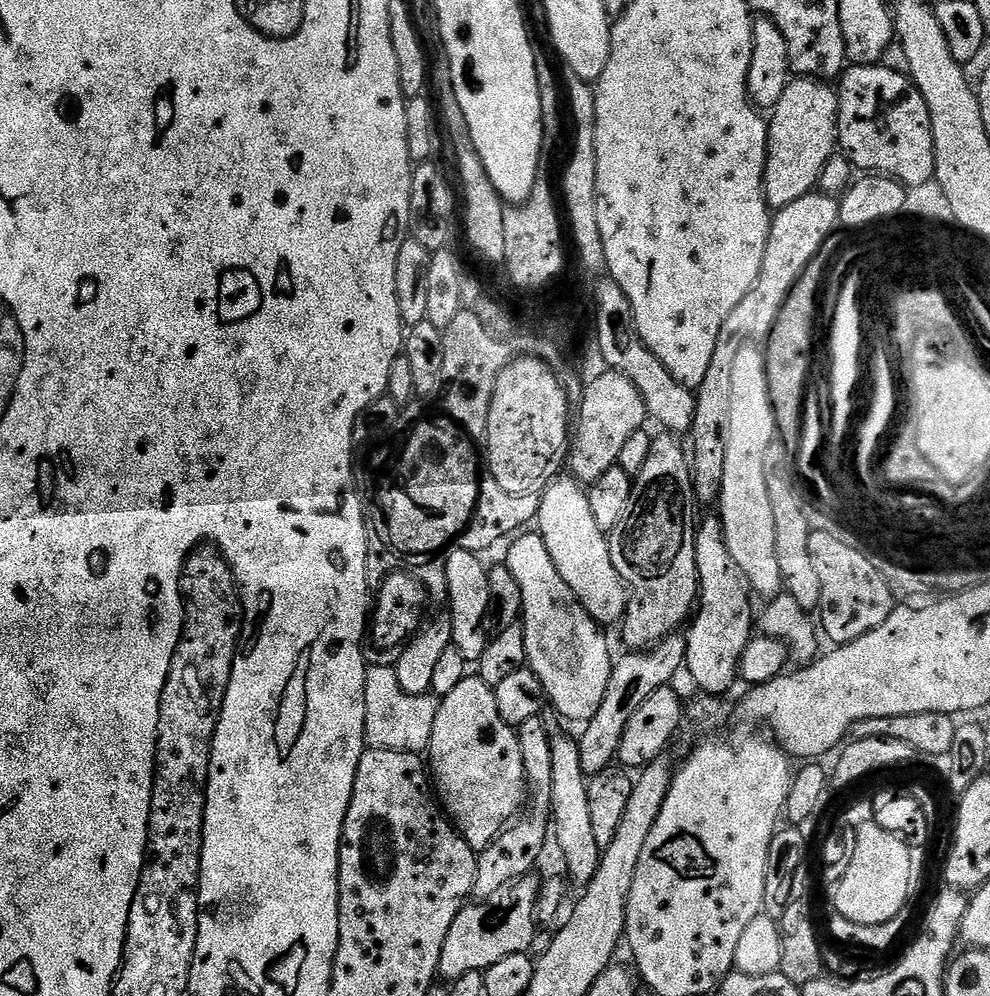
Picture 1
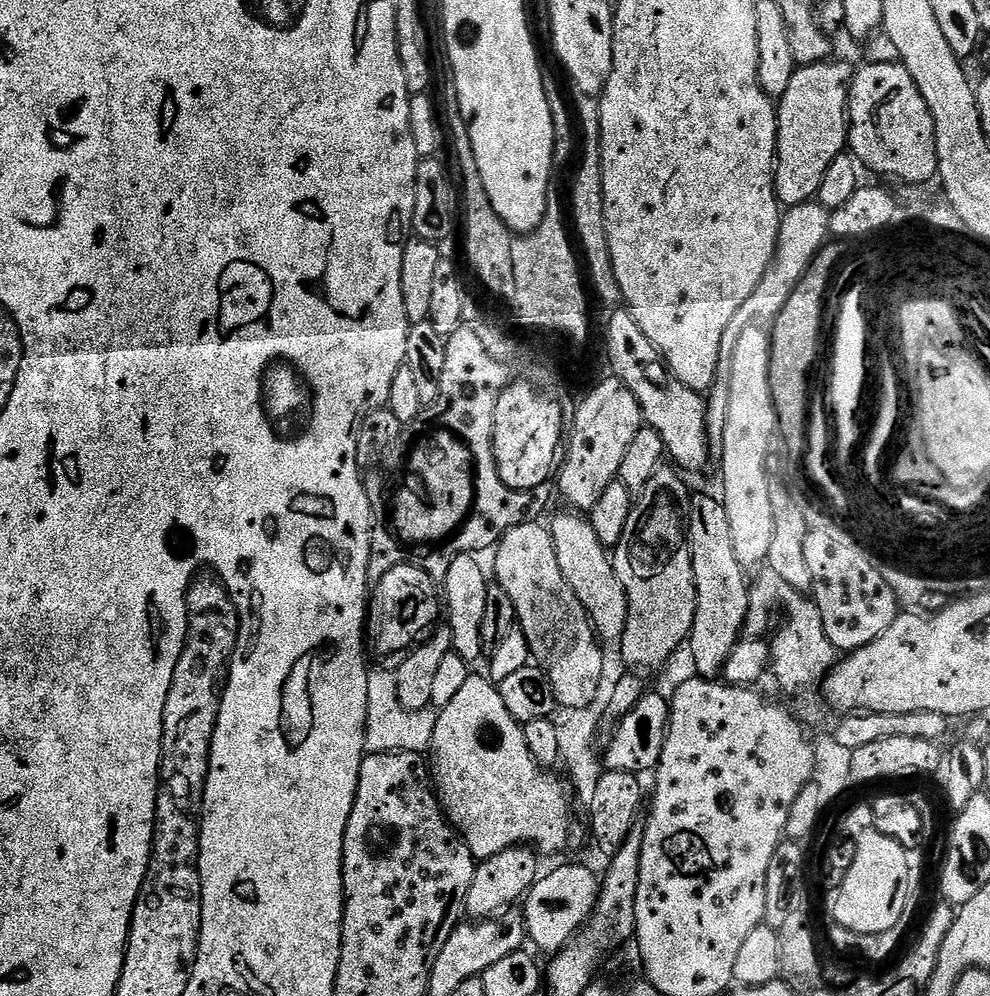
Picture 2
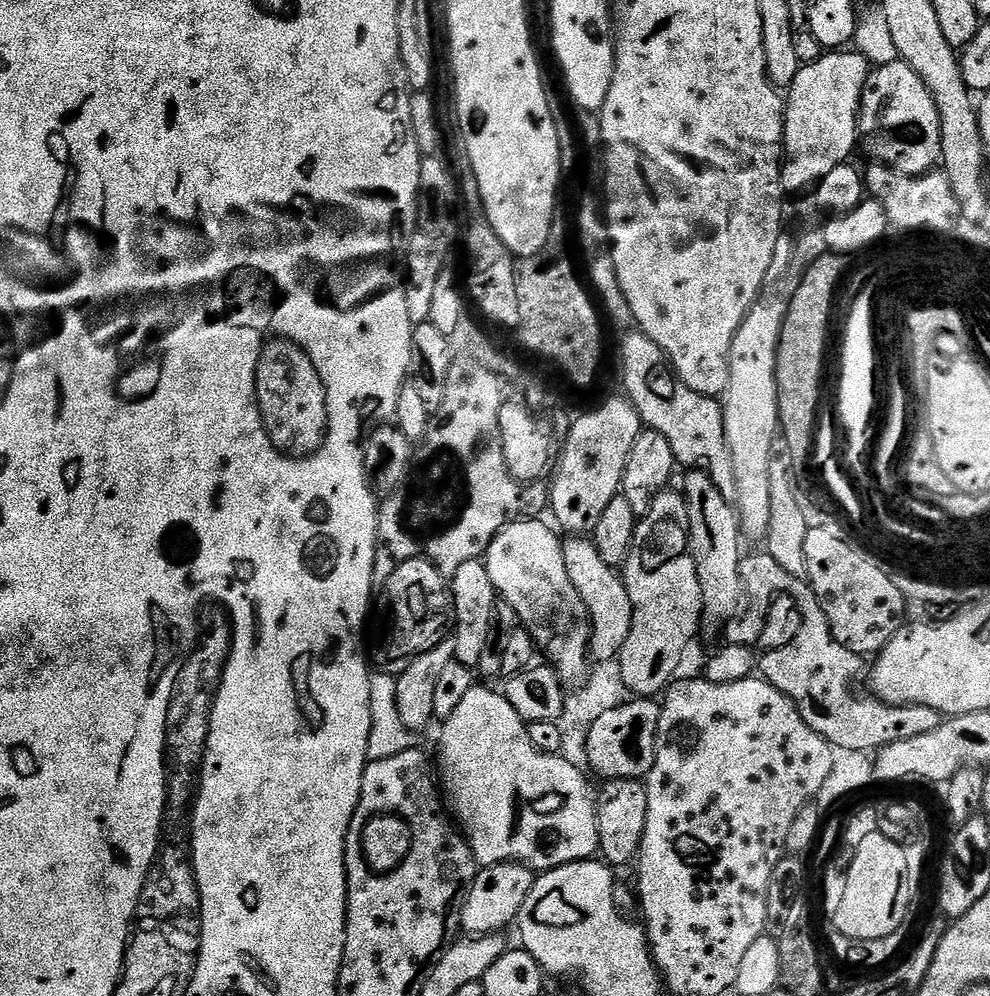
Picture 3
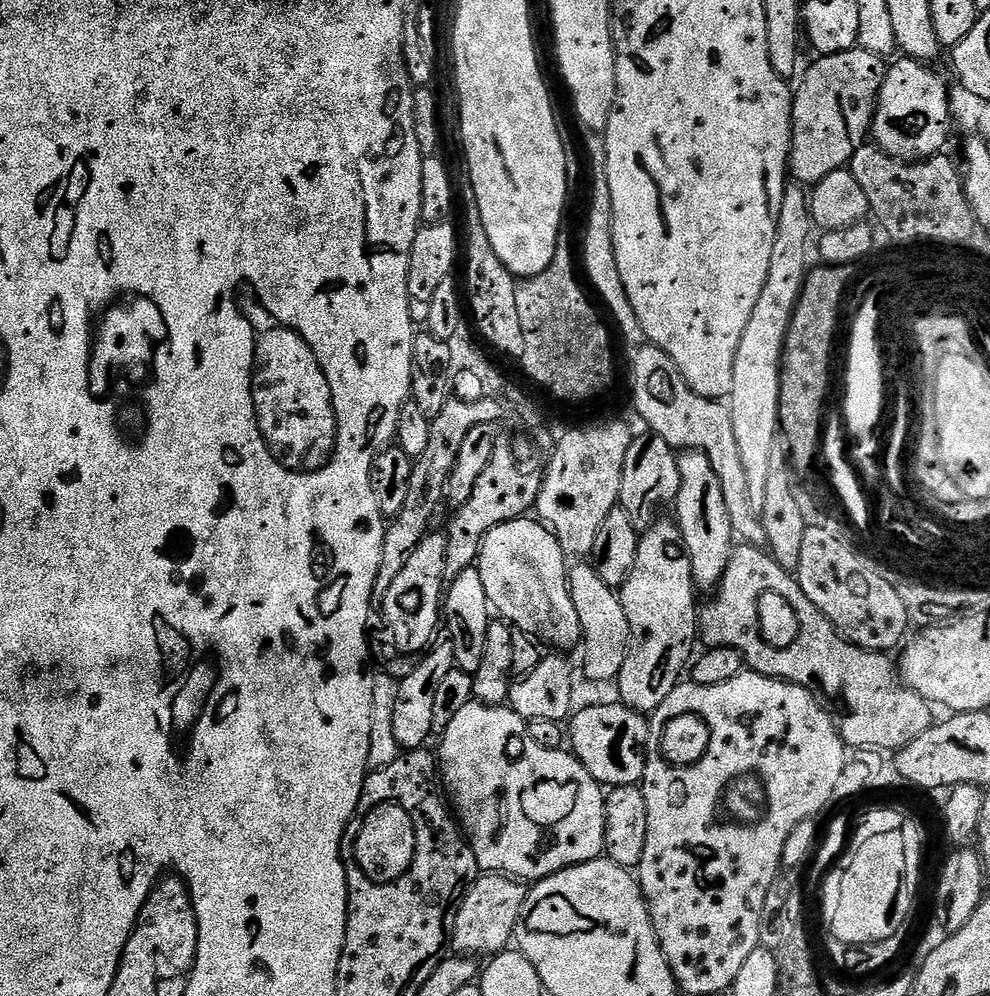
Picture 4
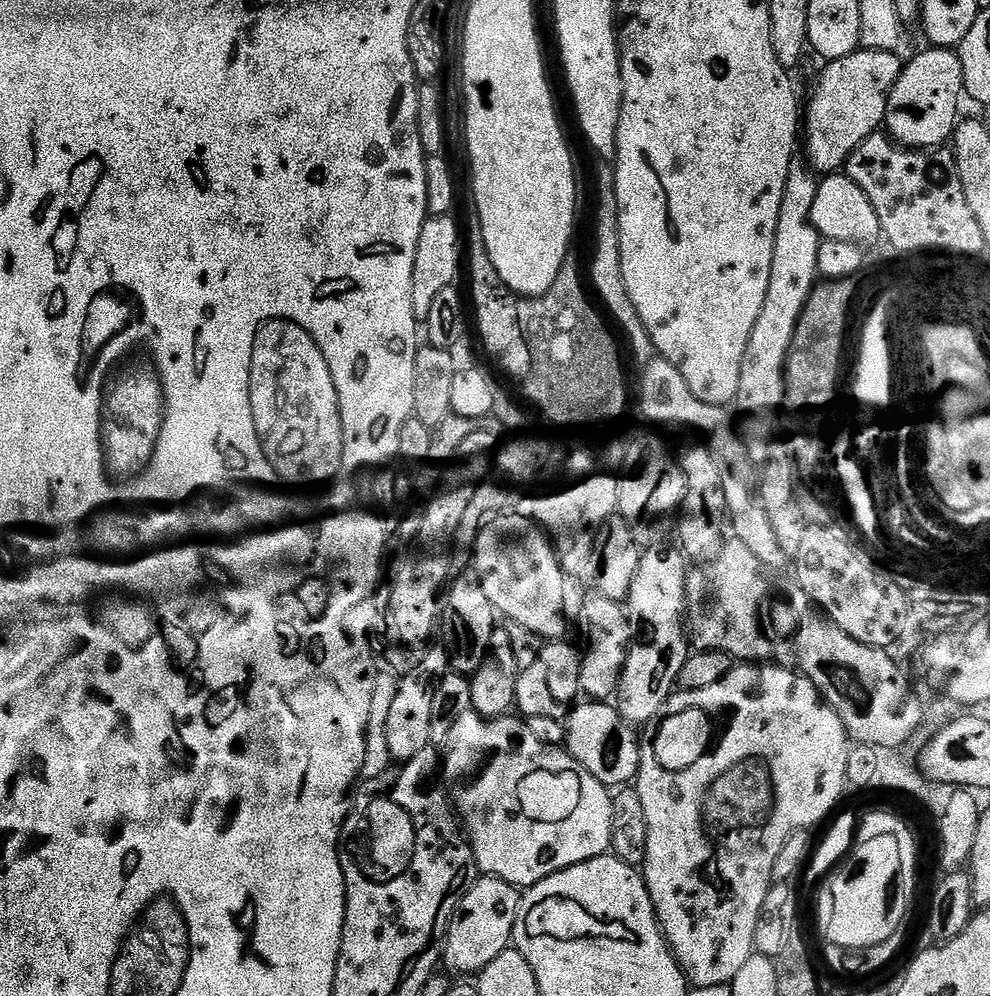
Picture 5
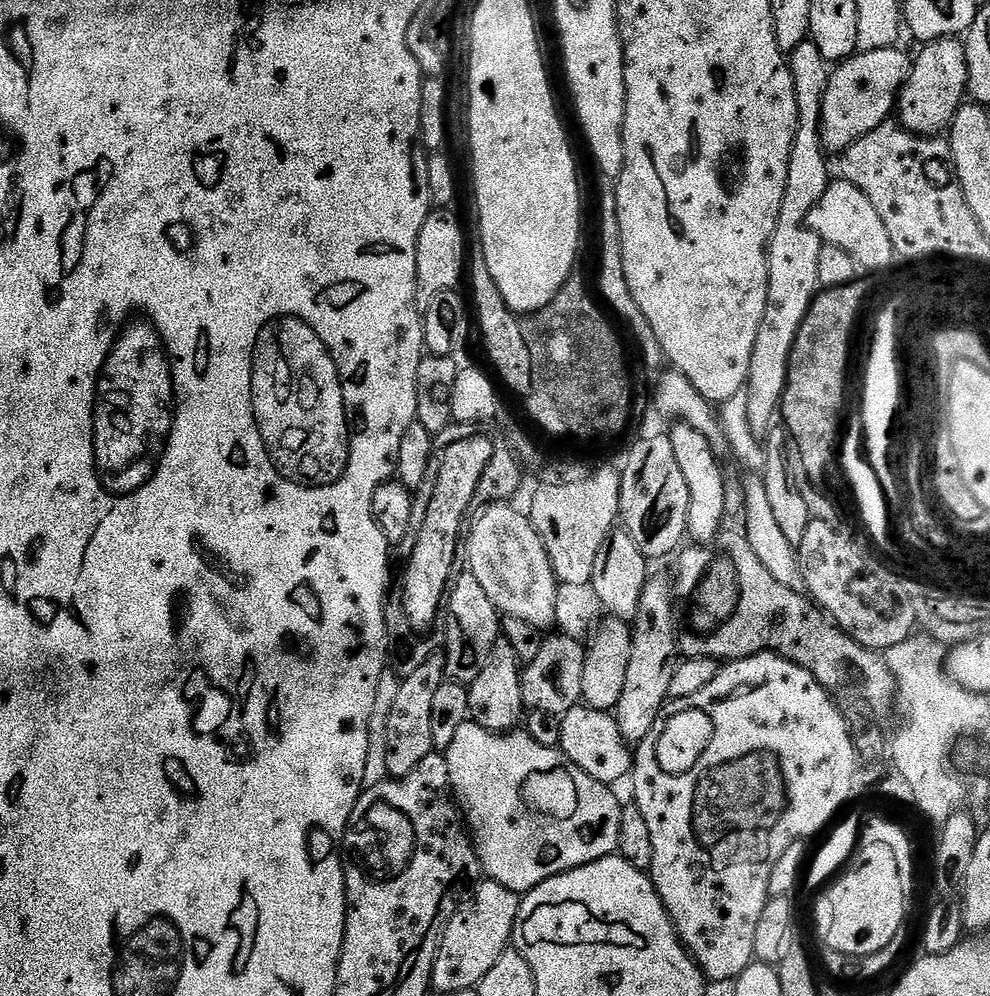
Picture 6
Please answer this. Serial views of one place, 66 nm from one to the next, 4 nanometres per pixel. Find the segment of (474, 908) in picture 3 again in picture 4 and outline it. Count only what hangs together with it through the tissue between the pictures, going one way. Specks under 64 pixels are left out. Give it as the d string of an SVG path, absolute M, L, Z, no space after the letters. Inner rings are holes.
M498 872L477 875L457 907L450 933L451 947L456 947L453 949L457 953L471 954L476 958L491 958L505 951L513 943L516 923L527 897L528 888L513 877Z

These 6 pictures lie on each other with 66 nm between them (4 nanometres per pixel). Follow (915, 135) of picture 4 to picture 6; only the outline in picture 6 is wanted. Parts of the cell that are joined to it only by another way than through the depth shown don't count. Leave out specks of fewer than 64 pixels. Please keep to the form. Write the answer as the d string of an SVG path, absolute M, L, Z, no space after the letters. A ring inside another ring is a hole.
M960 38L933 40L923 45L920 53L915 53L912 70L900 87L898 97L898 119L907 132L935 137L952 123L954 114L965 103L968 90L968 63L964 45L965 41Z

